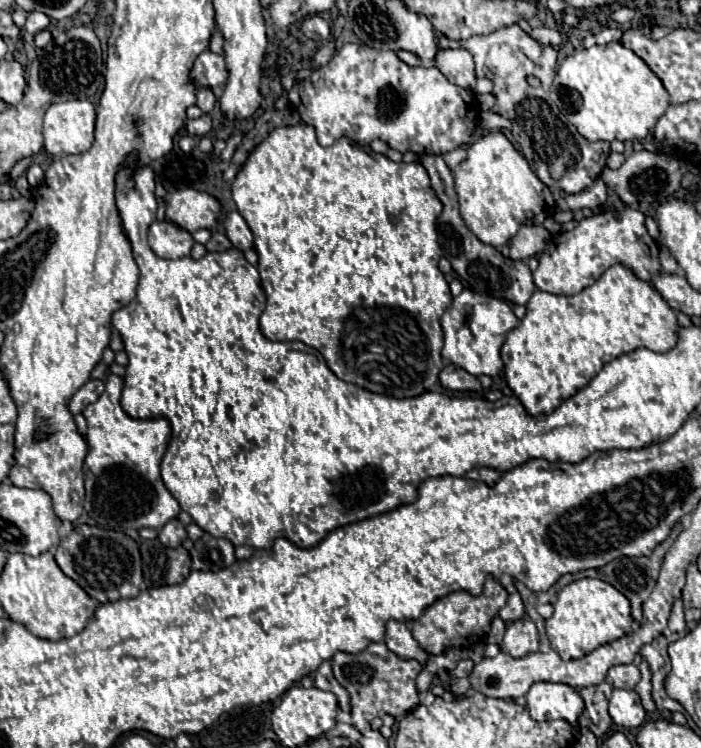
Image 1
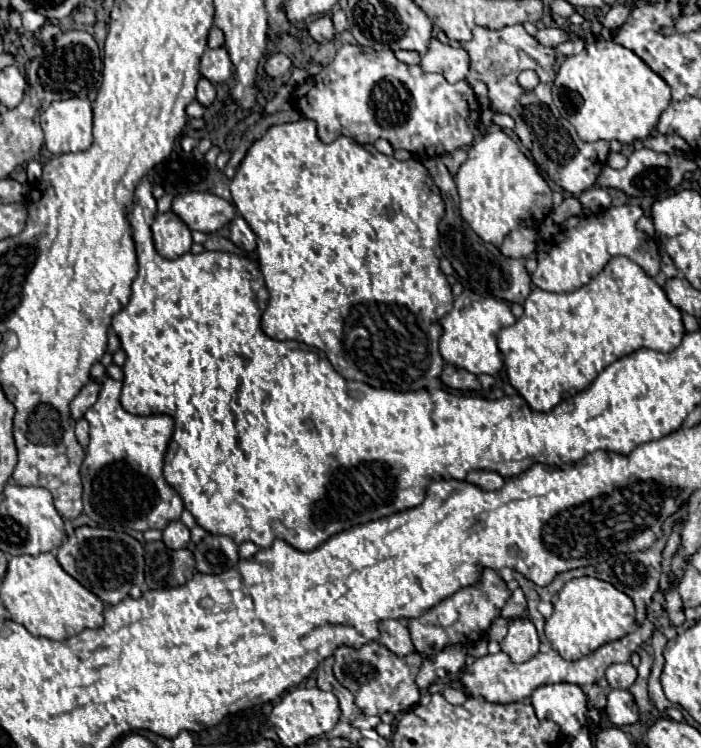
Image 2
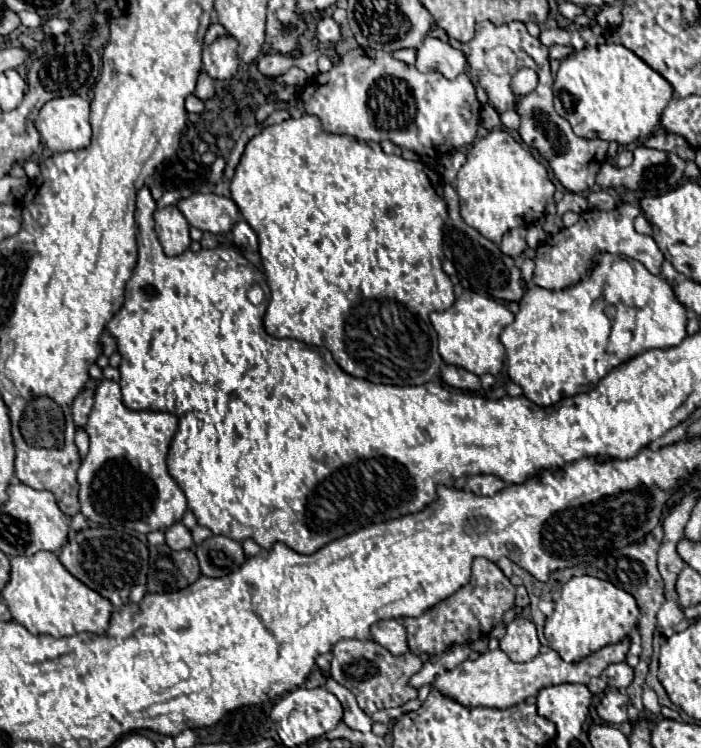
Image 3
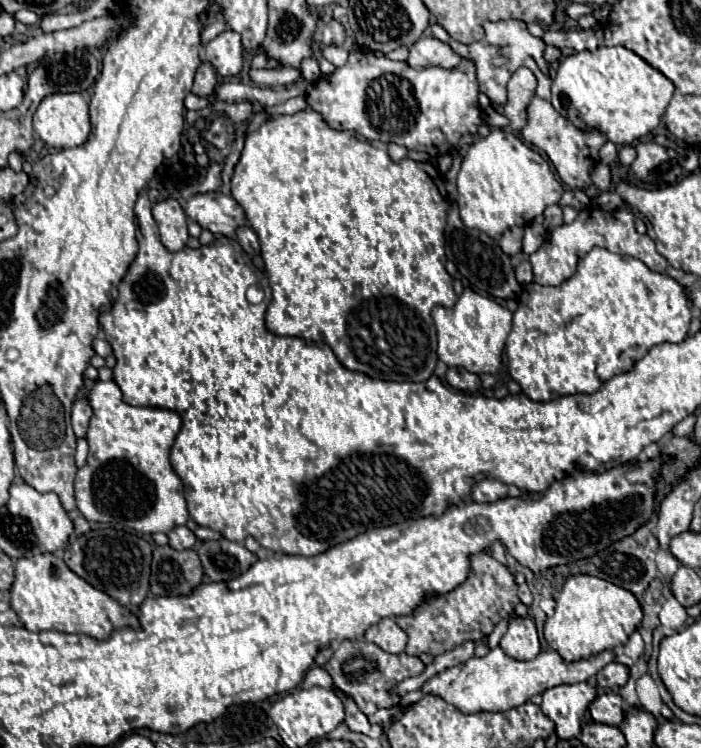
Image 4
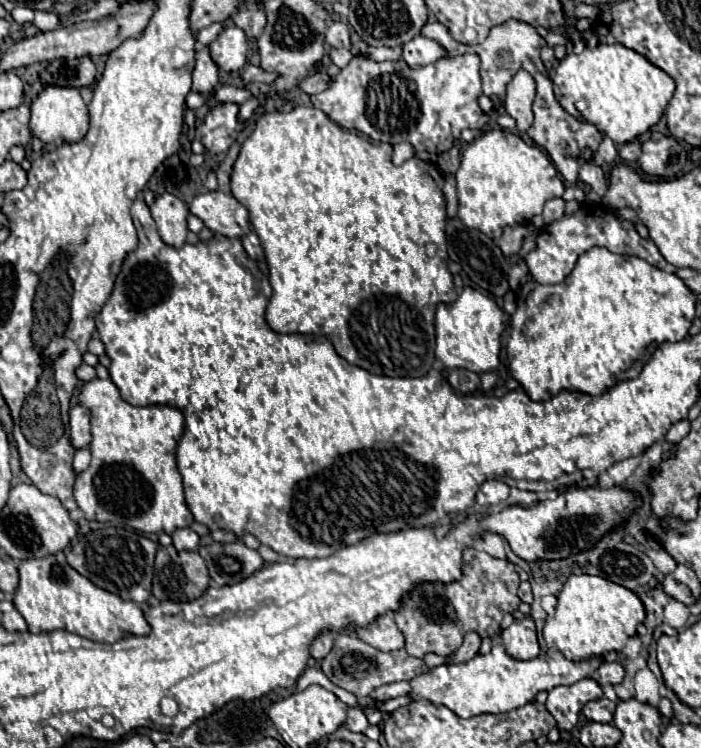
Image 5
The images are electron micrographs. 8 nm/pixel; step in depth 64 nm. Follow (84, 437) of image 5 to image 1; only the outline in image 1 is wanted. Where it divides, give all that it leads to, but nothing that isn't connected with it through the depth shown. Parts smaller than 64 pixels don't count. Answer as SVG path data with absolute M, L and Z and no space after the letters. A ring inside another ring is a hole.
M88 380L88 382L72 396L72 400L70 400L70 412L72 412L74 416L76 416L76 414L82 414L82 410L84 410L88 404L92 404L92 402L96 402L96 400L100 398L102 390L104 390L104 382L102 382L102 380Z

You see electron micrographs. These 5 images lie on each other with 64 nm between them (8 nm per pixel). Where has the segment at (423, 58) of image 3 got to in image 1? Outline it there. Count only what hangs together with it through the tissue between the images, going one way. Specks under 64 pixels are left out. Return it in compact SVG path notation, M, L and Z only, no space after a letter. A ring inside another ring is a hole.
M438 48L432 64L452 82L462 88L474 90L476 86L476 74L474 74L474 60L468 50L456 48L456 50L442 50Z

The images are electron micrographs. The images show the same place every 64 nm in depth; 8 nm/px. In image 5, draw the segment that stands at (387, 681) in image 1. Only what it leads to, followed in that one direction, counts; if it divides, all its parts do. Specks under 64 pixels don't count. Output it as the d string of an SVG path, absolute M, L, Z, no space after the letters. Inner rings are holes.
M336 634L334 636L334 646L330 654L322 660L322 672L340 688L352 692L360 704L374 704L368 694L382 684L398 682L398 680L410 680L418 673L421 666L421 674L426 672L426 664L420 658L408 656L406 650L394 650L394 652L380 652L372 648L370 644L362 642L356 636L350 634Z

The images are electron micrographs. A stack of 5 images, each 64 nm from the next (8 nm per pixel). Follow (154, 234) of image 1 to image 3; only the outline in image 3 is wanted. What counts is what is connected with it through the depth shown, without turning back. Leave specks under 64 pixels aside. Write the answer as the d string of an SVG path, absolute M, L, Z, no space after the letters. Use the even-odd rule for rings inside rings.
M176 204L158 208L154 212L154 220L156 220L158 240L168 256L178 256L190 246L188 222Z

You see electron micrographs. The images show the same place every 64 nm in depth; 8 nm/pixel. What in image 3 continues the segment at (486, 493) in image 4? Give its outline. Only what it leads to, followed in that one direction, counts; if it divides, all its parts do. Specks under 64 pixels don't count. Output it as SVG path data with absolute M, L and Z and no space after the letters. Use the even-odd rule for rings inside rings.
M472 476L466 484L466 488L472 492L472 494L482 494L482 496L494 496L498 494L498 490L506 488L506 482L502 482L500 478L496 476Z

